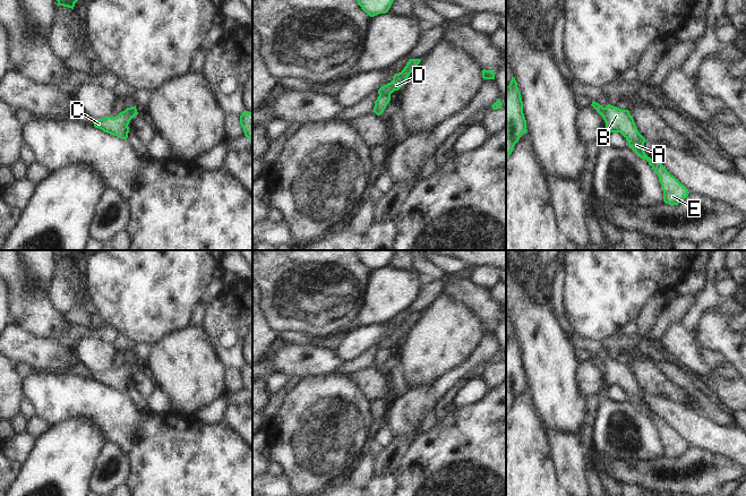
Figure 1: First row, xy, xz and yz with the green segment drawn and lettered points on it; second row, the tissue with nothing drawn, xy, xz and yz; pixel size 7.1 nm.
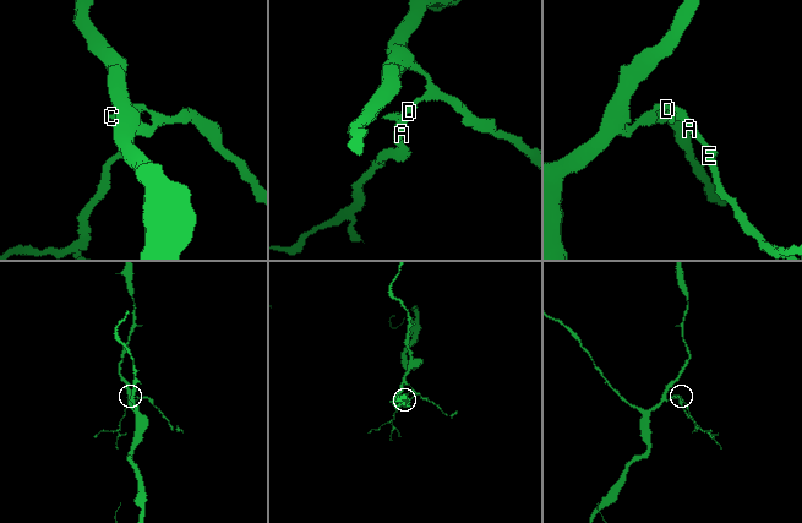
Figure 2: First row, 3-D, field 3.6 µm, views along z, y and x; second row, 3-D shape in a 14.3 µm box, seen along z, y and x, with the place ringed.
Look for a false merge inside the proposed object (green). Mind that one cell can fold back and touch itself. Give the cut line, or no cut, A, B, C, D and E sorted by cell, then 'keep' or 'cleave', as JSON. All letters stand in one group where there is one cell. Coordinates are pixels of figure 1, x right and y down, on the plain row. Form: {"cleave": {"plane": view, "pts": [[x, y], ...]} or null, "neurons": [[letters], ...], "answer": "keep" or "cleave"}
{"cleave": {"plane": "yz", "pts": [[603, 361], [606, 375]]}, "neurons": [["A", "B", "E"], ["C", "D"]], "answer": "cleave"}

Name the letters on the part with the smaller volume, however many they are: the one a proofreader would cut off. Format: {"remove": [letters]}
{"remove": ["A", "B", "E"]}

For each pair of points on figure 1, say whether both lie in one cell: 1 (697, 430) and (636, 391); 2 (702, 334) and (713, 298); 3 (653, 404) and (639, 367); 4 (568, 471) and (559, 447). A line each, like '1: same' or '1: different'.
1: different
2: different
3: different
4: same

